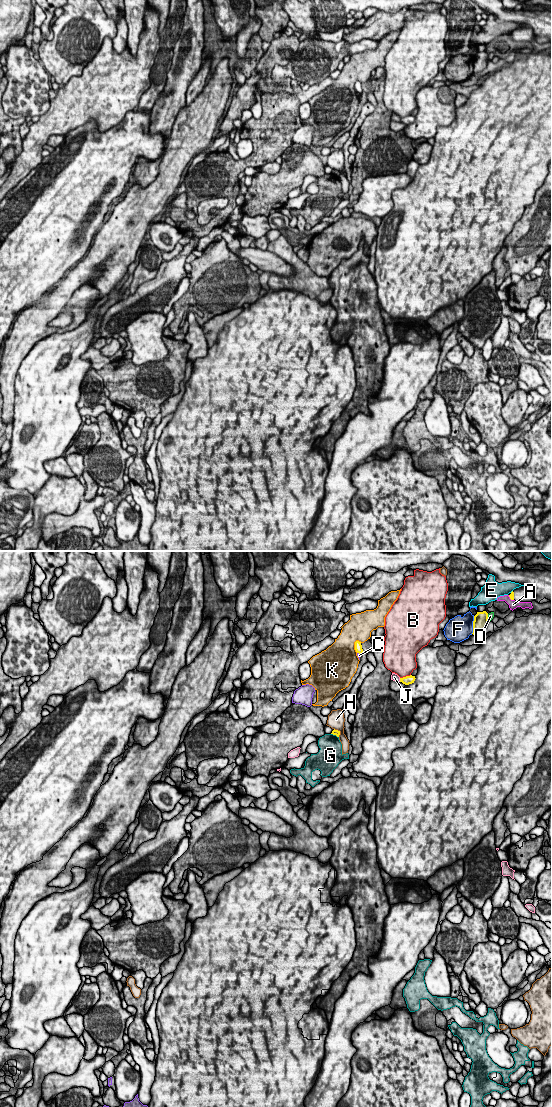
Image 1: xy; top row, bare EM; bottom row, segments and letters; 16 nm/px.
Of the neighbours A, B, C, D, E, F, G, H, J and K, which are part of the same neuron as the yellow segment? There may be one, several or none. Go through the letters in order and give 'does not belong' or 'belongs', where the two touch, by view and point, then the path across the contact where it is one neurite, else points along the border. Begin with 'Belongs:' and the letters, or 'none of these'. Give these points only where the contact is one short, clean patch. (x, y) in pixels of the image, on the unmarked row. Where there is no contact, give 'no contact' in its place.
Belongs: none of these
A: does not belong | xy (510, 38) | along xy (508, 35), (513, 40)
B: does not belong | xy (406, 116)
C: does not belong | xy (359, 93)
D: does not belong | xy (487, 58)
E: does not belong | no contact
F: does not belong | xy (473, 65)
G: does not belong | xy (335, 174) | along xy (331, 173), (338, 177)
H: does not belong | xy (339, 172)
J: does not belong | xy (400, 120) | along xy (399, 118), (400, 121)
K: does not belong | xy (355, 86)

